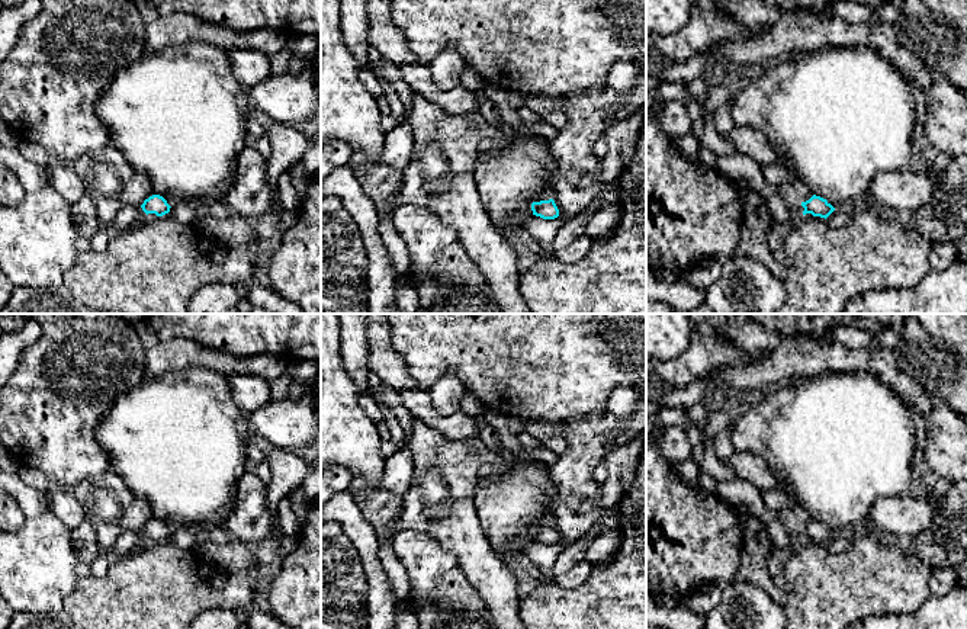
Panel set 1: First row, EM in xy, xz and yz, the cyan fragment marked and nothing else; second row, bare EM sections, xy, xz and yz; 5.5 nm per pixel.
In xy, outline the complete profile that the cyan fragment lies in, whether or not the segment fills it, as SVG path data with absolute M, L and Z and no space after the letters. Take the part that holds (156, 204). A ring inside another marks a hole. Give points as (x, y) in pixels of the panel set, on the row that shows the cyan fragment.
M151 192L150 196L144 200L144 203L138 208L145 216L155 218L171 215L173 206L170 206L163 196L157 195L155 192Z

